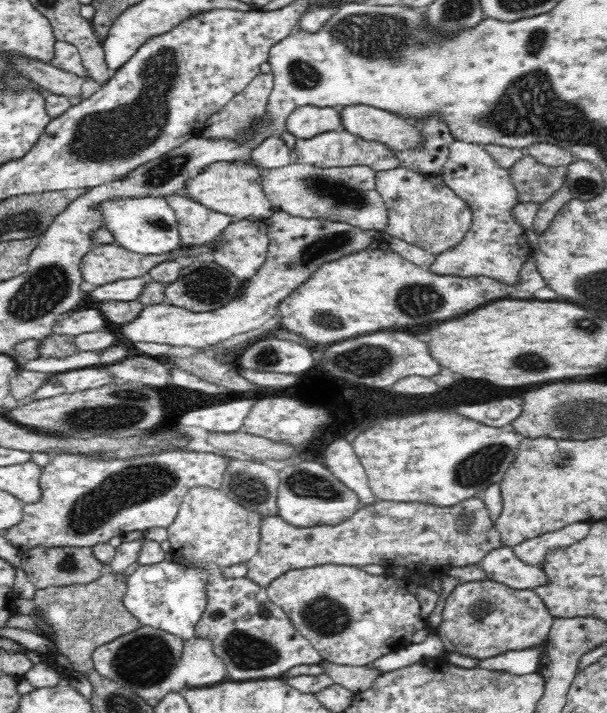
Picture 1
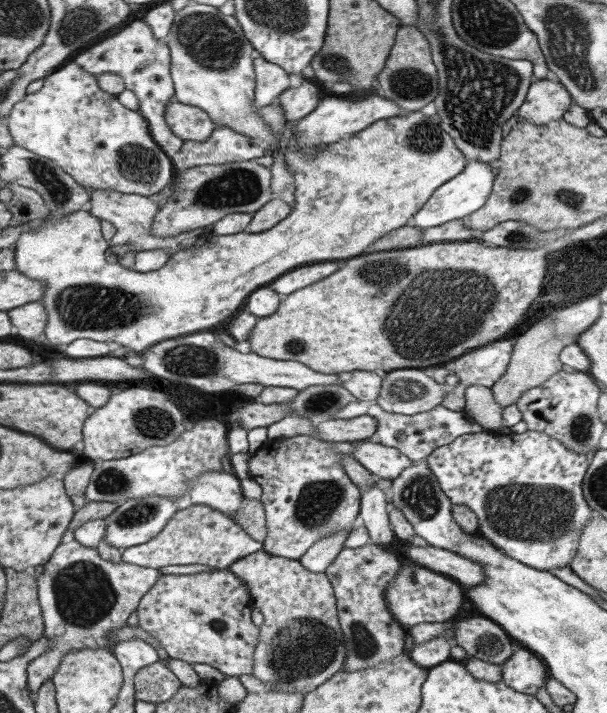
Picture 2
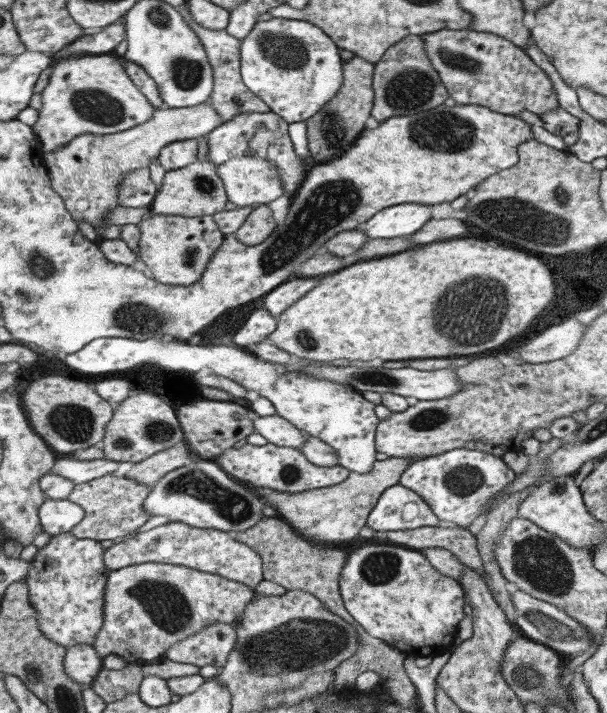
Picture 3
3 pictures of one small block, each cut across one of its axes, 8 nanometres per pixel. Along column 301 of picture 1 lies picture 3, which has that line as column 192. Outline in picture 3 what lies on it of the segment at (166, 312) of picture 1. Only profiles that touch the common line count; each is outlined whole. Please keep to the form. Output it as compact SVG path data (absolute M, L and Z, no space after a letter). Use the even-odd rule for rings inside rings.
M149 212L139 220L140 238L137 242L139 266L157 282L169 286L191 286L203 274L213 252L219 248L224 235L219 232L212 215L183 217L161 216Z

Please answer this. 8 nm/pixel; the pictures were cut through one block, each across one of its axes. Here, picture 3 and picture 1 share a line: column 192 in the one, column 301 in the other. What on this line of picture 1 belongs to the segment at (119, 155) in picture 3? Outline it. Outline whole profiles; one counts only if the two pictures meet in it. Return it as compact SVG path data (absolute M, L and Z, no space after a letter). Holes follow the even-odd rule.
M306 105L295 108L285 119L288 132L309 139L323 132L343 130L340 107Z

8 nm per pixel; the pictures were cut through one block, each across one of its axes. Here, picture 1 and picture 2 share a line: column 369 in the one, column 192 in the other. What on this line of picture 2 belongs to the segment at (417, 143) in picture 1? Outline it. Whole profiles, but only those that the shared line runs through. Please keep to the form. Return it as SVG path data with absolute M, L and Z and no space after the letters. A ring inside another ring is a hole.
M174 99L166 104L163 118L173 135L182 141L195 142L201 142L211 135L213 122L206 112L197 107L180 104Z

